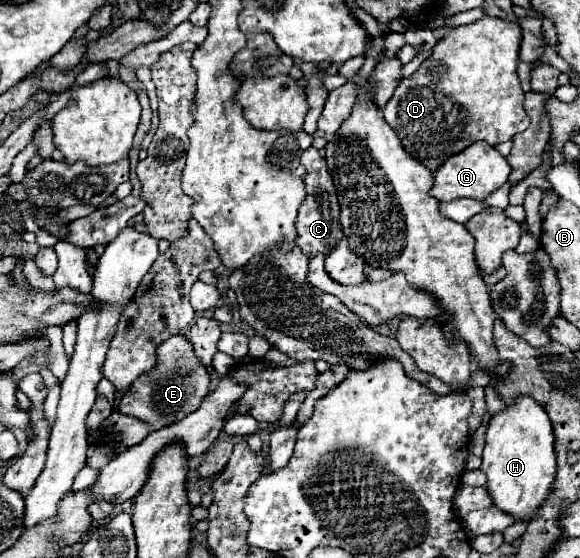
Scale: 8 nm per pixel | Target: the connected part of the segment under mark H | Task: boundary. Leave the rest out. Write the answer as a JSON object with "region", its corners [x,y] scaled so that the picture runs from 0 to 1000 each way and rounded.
{"region":[[[895,713],[847,749],[829,842],[840,849],[840,878],[857,910],[888,928],[919,928],[926,921],[960,846],[953,763],[936,728],[916,713]]]}

